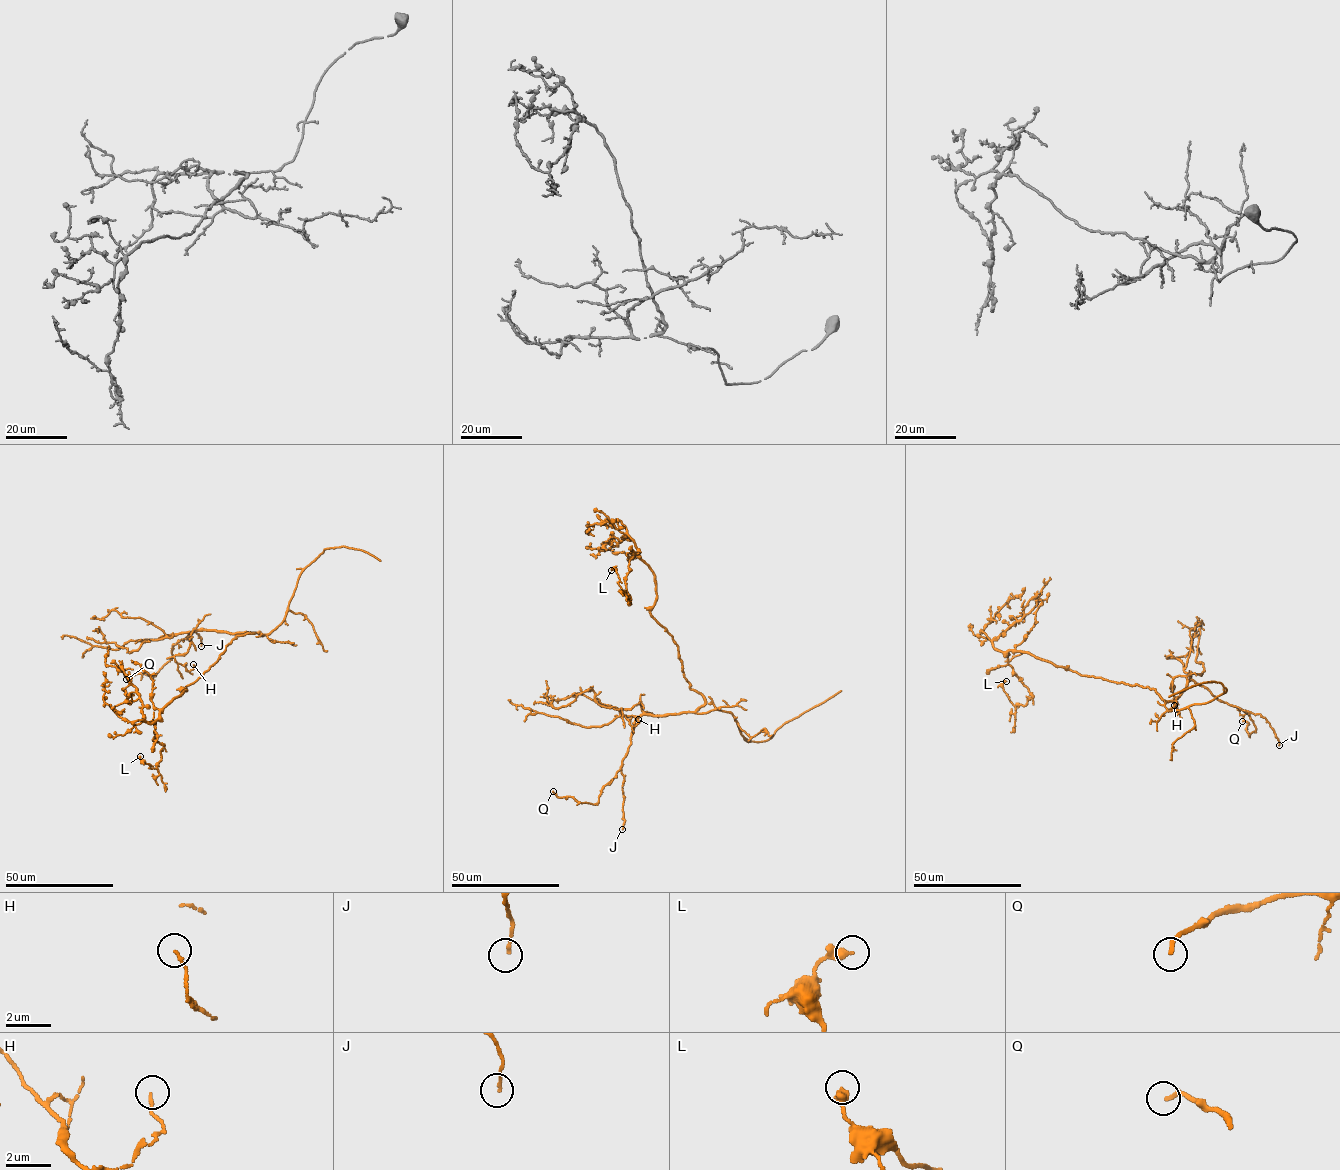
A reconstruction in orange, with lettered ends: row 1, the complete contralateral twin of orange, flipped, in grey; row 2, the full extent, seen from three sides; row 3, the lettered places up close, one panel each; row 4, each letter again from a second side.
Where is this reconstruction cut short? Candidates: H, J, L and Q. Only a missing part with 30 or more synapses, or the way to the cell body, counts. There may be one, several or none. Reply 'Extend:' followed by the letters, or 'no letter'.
Extend: no letter

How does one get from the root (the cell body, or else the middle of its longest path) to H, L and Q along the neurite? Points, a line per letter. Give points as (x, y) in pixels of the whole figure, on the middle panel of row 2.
H: (682, 669), (703, 705), (663, 715), (645, 714), (640, 702), (621, 708), (631, 725), (638, 719)
L: (682, 669), (673, 636), (650, 613), (656, 594), (648, 565), (633, 554), (625, 584), (630, 599), (611, 570)
Q: (682, 669), (703, 705), (694, 712), (638, 716), (622, 767), (597, 803), (558, 797), (553, 791)

